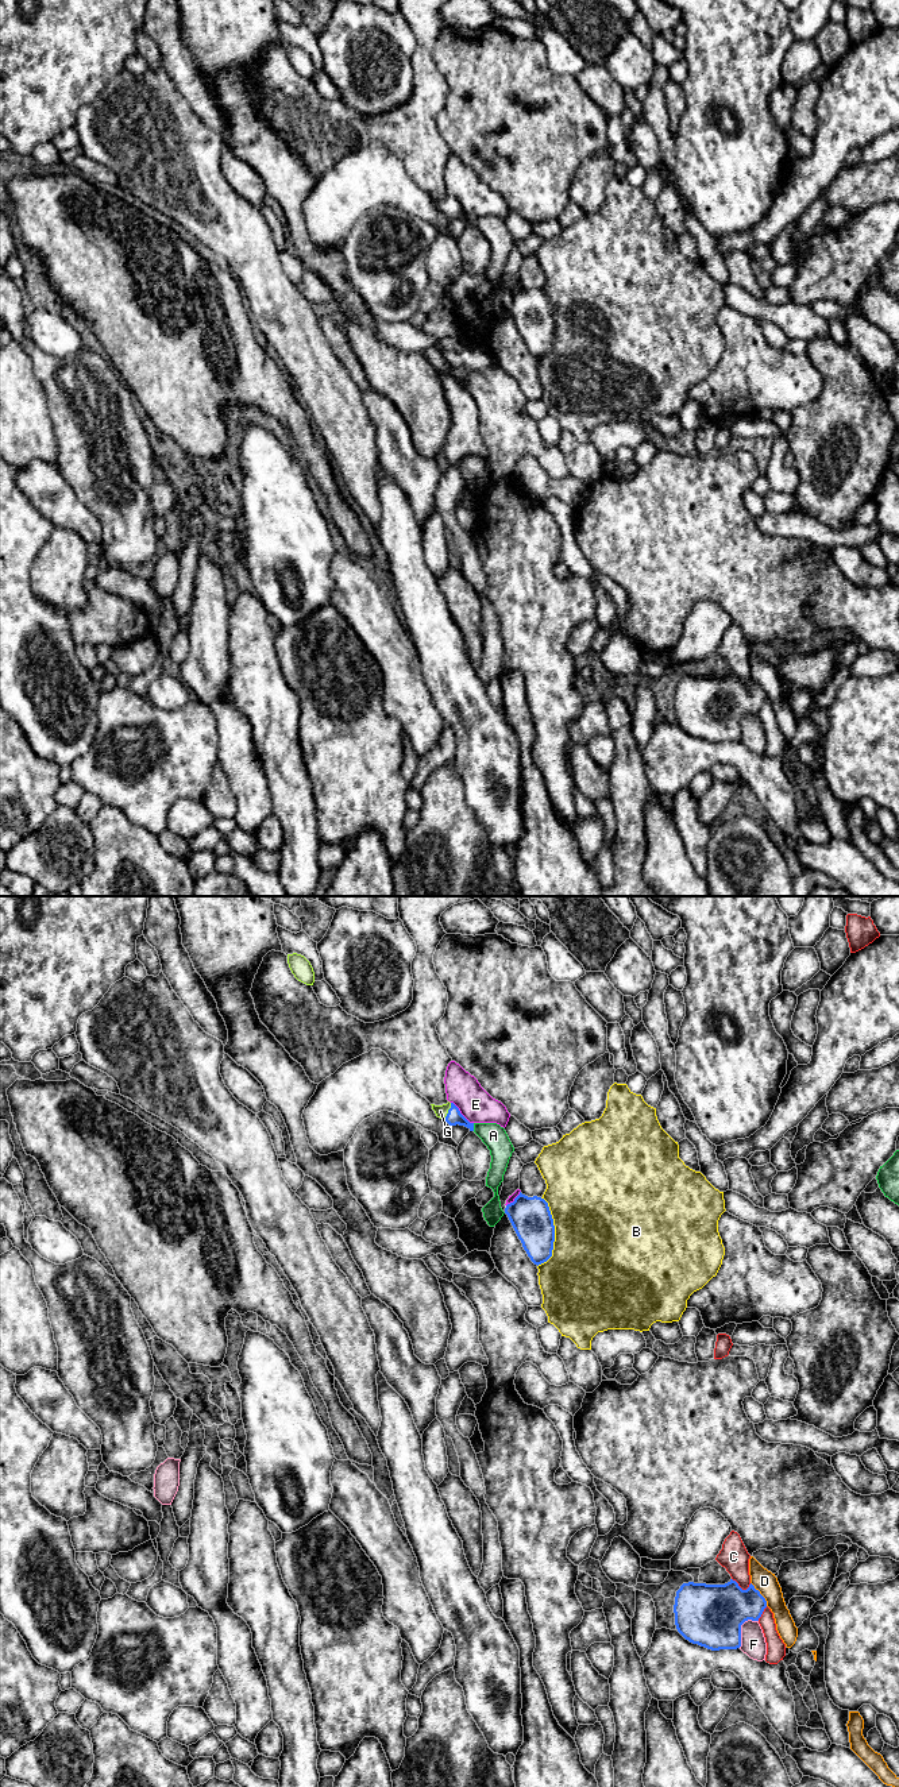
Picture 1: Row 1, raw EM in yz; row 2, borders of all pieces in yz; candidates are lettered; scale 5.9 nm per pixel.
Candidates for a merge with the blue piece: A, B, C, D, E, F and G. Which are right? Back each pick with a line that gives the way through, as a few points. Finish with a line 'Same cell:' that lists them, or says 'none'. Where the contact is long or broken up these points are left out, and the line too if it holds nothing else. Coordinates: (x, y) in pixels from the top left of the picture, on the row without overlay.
G: Path across: yz (454, 209), (448, 204), (440, 204)
Same cell: G

